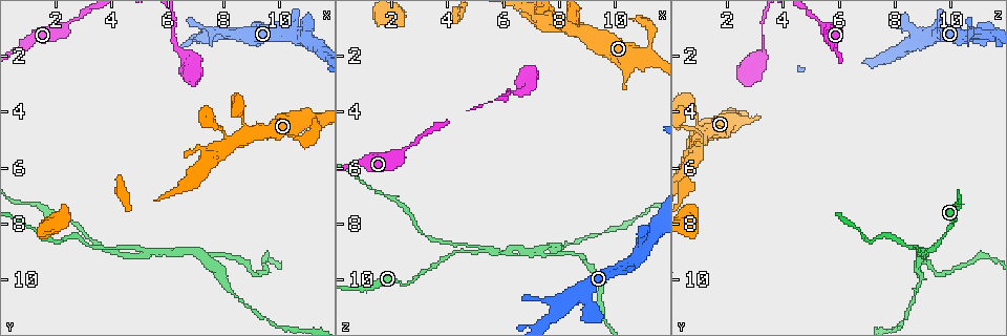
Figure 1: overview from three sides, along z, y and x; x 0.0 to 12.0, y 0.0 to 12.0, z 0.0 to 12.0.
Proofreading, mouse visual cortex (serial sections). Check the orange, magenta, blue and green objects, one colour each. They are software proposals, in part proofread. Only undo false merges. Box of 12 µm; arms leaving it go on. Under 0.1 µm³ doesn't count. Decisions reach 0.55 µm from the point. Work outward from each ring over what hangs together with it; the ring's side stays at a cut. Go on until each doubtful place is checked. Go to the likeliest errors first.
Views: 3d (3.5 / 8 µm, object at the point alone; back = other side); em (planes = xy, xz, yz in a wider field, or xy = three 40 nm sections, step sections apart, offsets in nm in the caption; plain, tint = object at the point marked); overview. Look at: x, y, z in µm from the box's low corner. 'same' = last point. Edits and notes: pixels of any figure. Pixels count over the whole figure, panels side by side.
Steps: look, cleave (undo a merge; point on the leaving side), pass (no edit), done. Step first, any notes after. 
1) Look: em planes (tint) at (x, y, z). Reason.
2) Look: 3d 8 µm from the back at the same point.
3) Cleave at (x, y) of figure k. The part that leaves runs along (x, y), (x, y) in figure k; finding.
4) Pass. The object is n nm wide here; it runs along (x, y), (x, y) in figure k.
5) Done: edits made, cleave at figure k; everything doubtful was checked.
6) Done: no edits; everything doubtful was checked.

Look: 3d 3.5 µm at (5.2, 9.1, 9.0). Sharp bend.

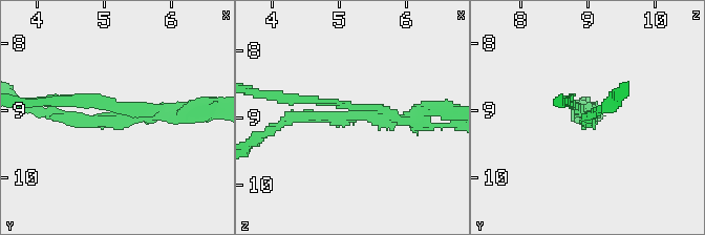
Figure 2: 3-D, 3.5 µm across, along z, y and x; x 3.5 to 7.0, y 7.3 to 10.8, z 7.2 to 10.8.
Look: em xy step 5 (tint) at (5.25, 9.15, 9.00).

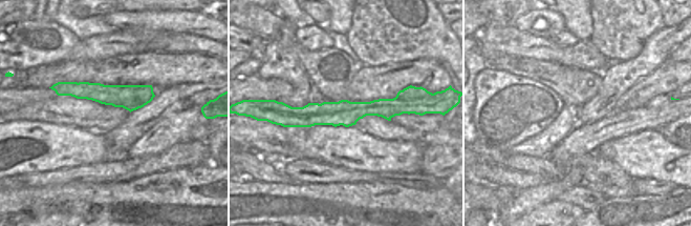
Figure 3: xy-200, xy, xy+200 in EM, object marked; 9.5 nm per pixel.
Cleave at (84, 99) of figure 2. The arms are 150, 150, 200 nm wide; a second cell is stuck on.

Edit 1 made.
Look: 3d 8 µm from the back at (7.1, 8.8, 8.9). Sharp bend.

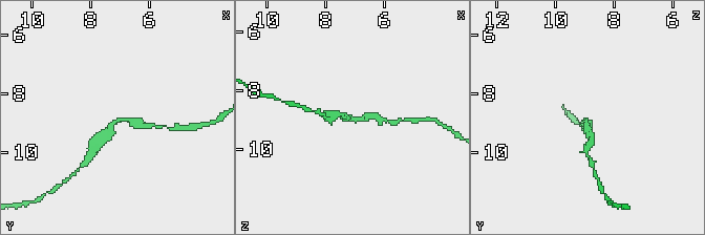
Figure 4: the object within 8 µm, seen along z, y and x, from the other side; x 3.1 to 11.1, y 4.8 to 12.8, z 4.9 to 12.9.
Look: em xy step 5 (tint) at (7.0, 8.9, 9.0). The arms are 200, 250 nm wide; shape alone is not enough.

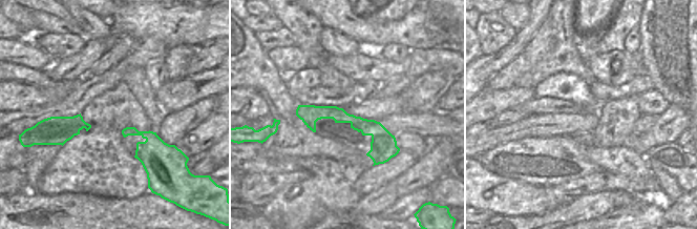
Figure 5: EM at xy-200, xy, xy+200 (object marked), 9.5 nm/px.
Pass. It runs along (298, 111), (349, 118), (392, 149) in figure 5; continuous, no second cell.

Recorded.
Look: 3d 8 µm from the back at (8.0, 10.2, 8.8). Sudden change in width.

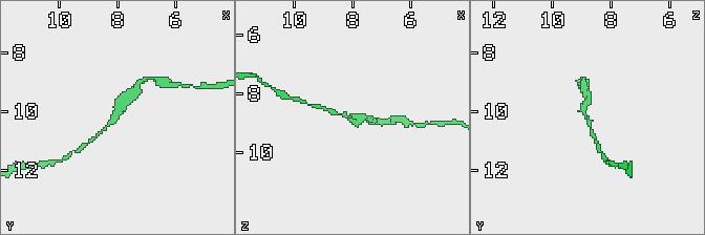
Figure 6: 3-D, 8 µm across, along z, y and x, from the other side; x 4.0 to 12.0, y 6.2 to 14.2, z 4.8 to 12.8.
Look: 3d 3.5 µm from the back at (8.1, 10.2, 8.9).

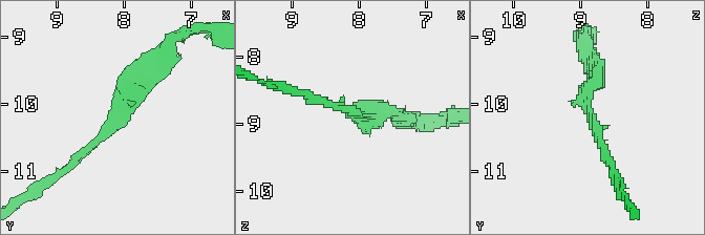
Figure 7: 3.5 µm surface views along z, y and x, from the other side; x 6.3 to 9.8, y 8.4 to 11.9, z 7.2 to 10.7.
Look: em xy step 1 (tint) at (8.10, 10.20, 8.85). Now the EM.

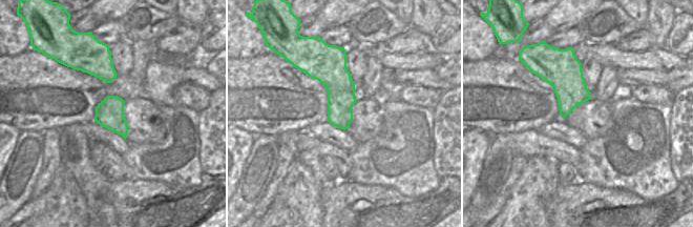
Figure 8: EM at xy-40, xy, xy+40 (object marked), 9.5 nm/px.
Pass. The arms are 150, 200 nm wide; all the same cell.

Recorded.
Done: edits made, cleave at figure 2; everything doubtful was checked.

